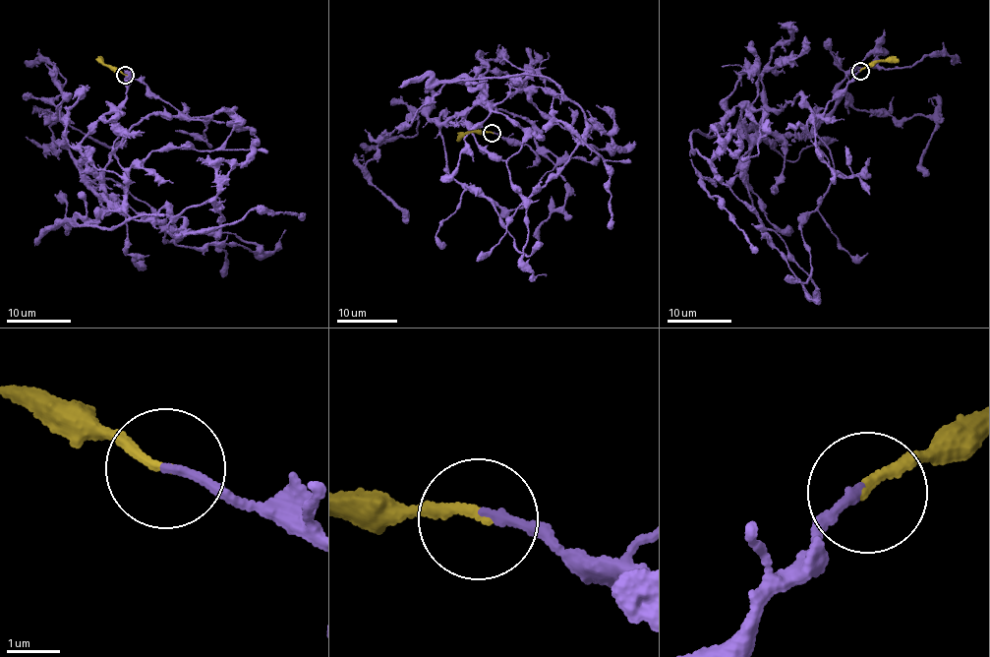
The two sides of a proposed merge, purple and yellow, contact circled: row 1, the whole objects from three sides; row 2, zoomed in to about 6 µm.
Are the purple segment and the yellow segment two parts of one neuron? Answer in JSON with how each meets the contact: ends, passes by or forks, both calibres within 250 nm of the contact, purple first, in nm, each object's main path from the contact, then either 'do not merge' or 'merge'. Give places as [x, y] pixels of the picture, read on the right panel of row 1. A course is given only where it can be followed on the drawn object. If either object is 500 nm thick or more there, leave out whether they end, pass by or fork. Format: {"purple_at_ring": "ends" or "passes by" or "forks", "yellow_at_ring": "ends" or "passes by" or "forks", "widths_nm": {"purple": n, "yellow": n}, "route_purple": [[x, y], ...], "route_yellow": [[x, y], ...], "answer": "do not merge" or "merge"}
{"purple_at_ring": "ends", "yellow_at_ring": "ends", "widths_nm": {"purple": 150, "yellow": 160}, "route_purple": [[860, 71], [824, 112], [803, 93], [750, 135], [690, 134], [693, 149], [778, 235], [821, 301]], "route_yellow": [[861, 70], [878, 60], [899, 62]], "answer": "merge"}

